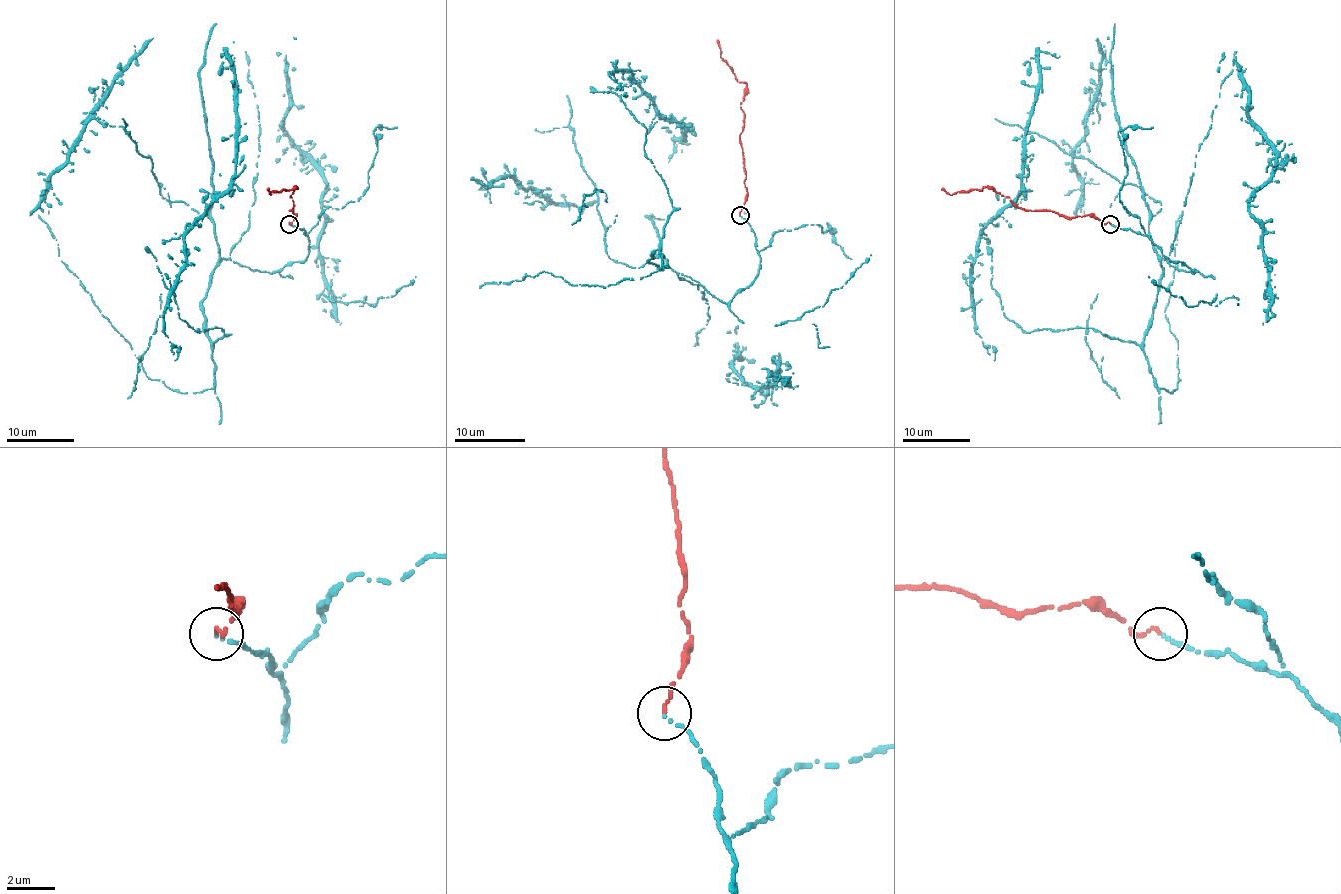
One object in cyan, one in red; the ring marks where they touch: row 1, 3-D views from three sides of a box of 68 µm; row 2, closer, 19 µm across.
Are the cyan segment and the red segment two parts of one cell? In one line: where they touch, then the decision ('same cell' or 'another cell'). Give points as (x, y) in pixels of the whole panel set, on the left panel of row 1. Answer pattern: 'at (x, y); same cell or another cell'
at (289, 224); same cell

